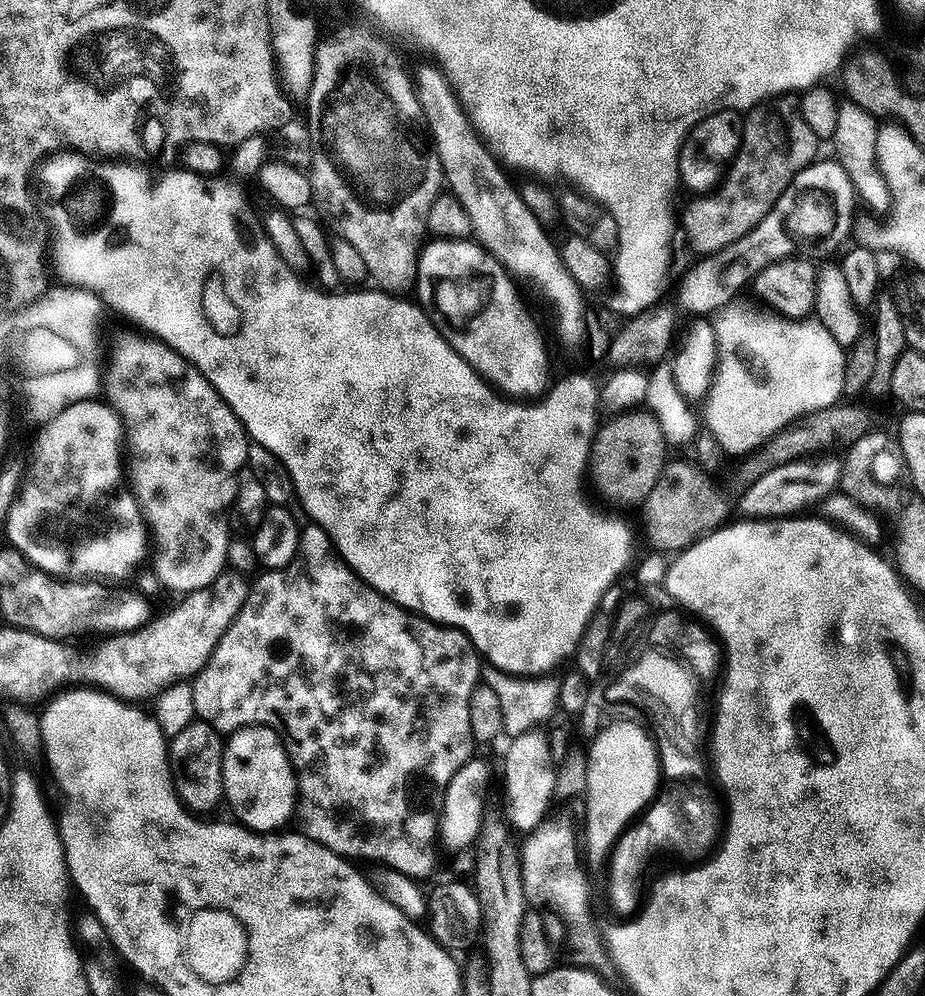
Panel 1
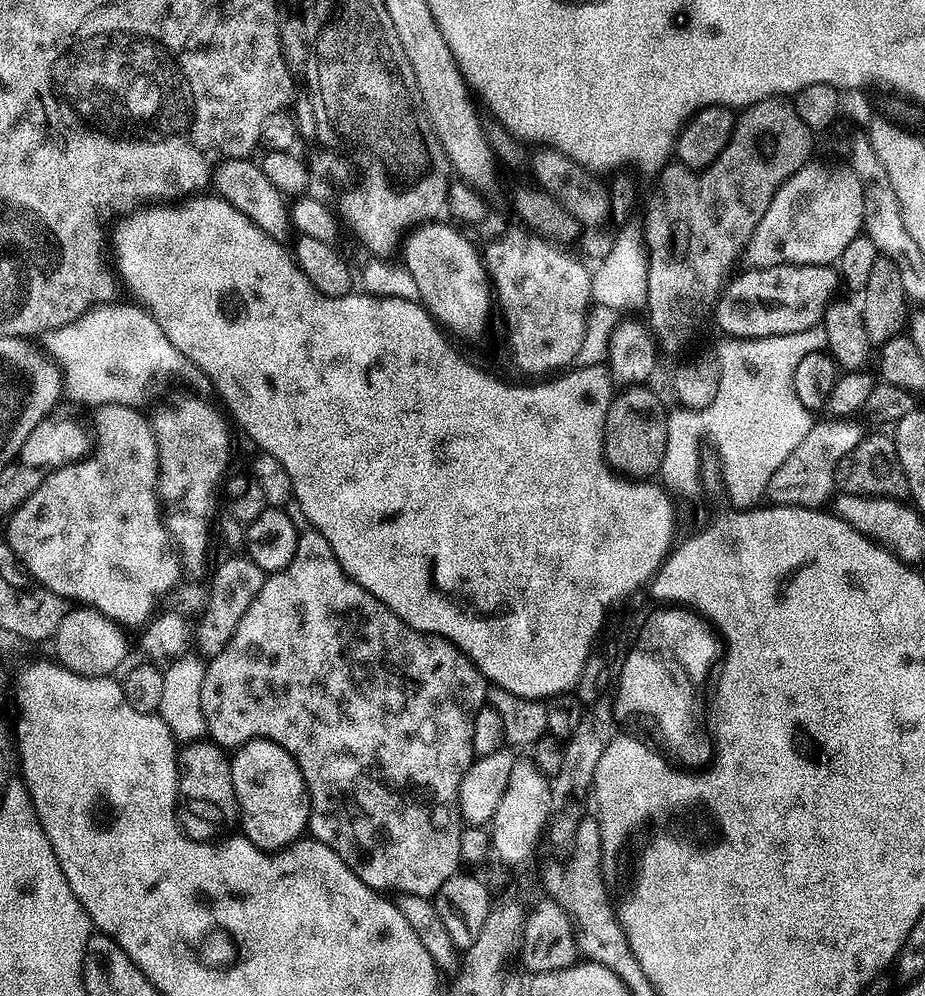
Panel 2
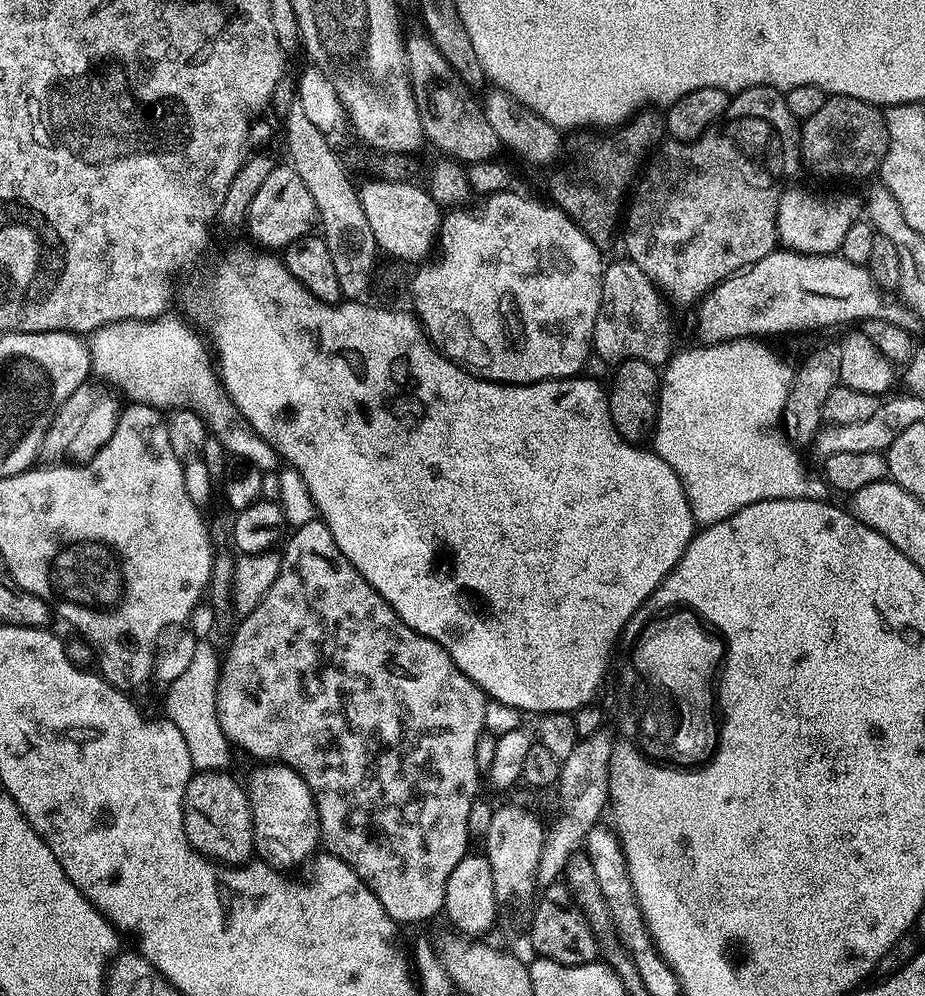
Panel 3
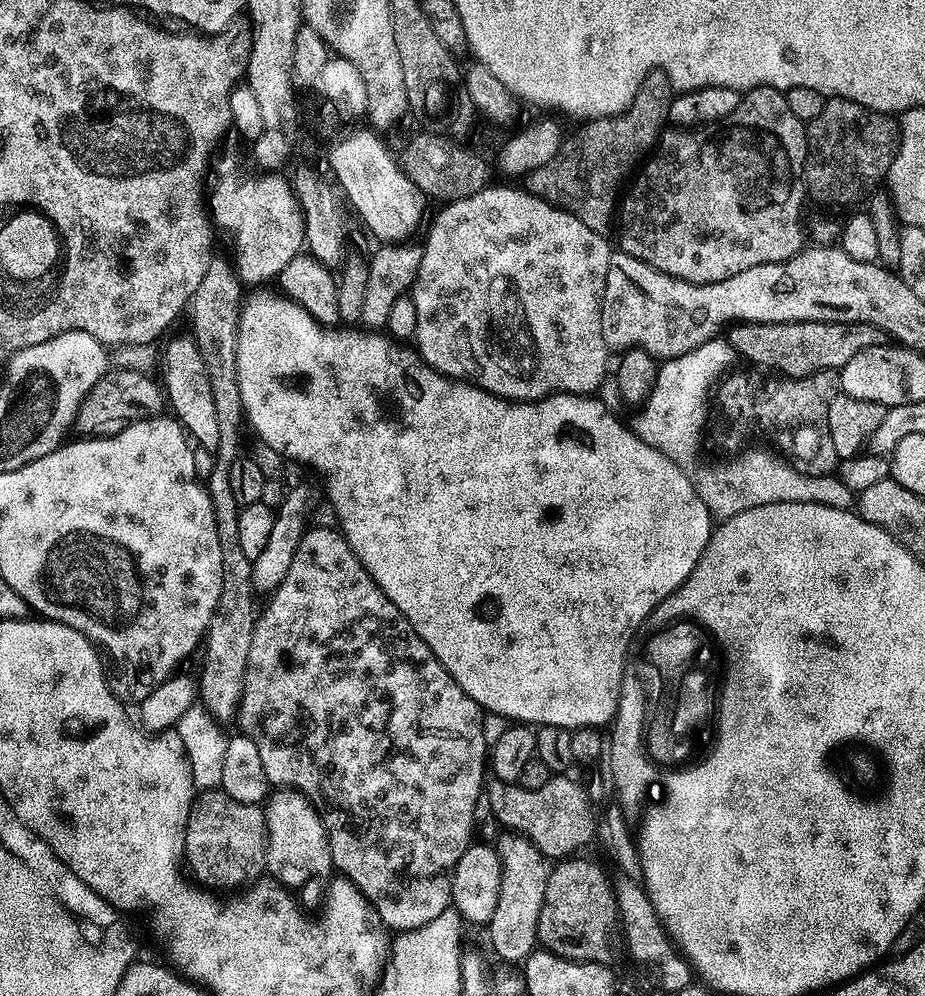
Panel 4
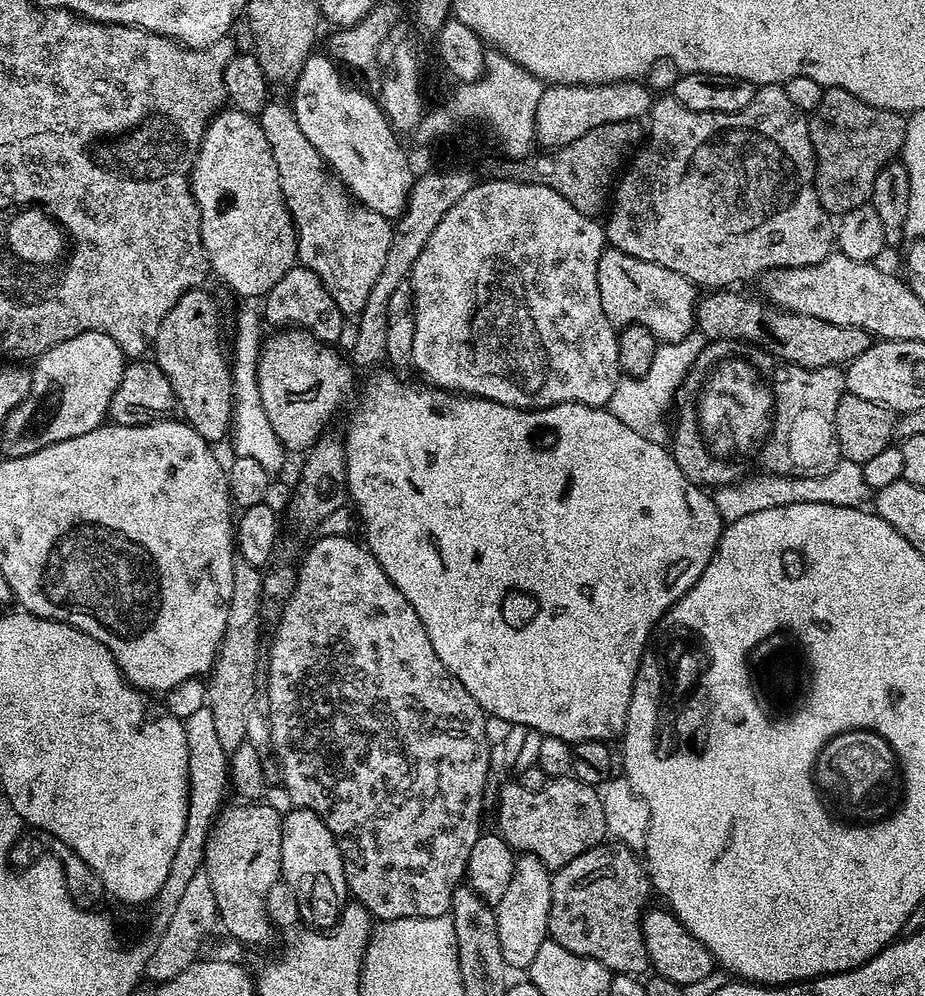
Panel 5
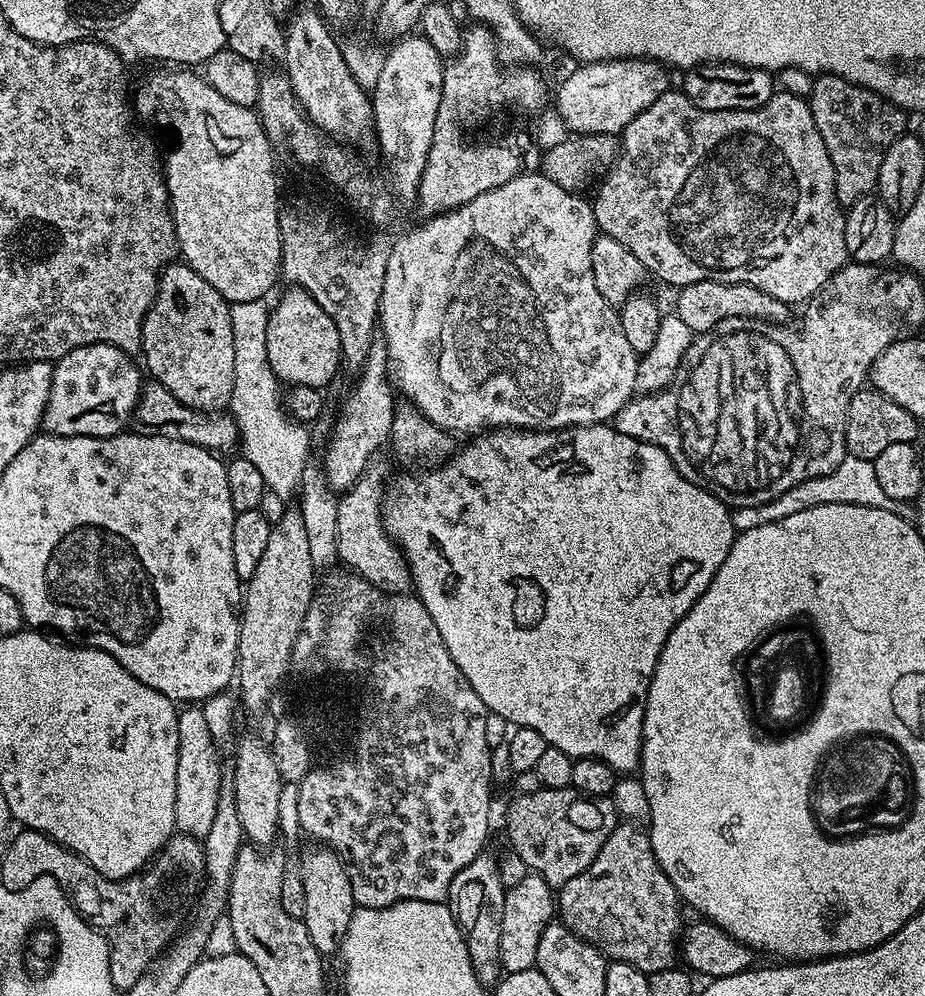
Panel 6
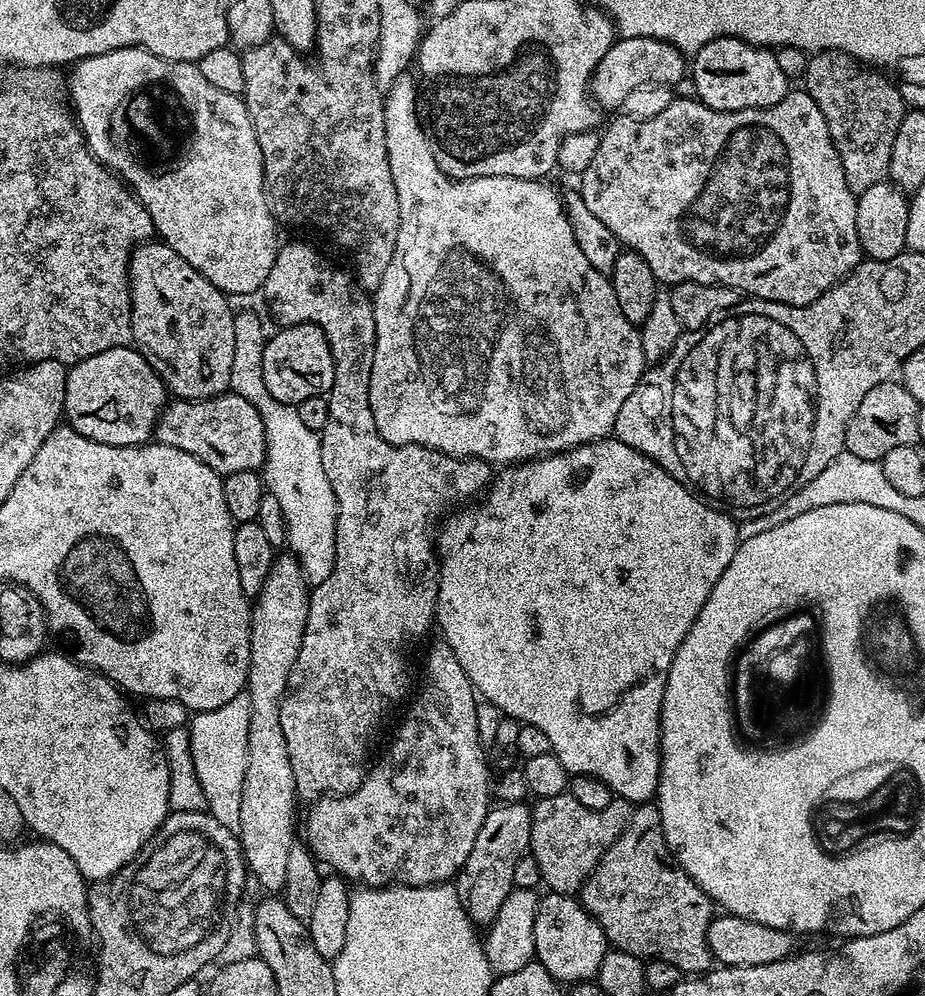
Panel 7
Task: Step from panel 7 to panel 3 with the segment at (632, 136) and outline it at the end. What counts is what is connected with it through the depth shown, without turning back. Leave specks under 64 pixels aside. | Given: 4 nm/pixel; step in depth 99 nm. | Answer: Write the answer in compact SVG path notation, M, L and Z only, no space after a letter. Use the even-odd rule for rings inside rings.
M747 88L744 92L737 92L729 99L728 109L723 120L715 128L703 136L700 140L695 140L693 144L684 144L680 140L671 138L665 139L663 143L655 149L654 155L647 161L638 183L635 185L634 194L636 197L631 200L626 208L626 219L622 224L622 240L624 236L624 248L627 259L650 278L650 282L669 301L676 304L699 305L708 293L712 292L723 280L738 272L743 272L752 264L757 264L762 258L766 258L770 253L777 251L778 241L776 238L776 215L778 214L778 202L780 195L784 193L788 180L796 171L801 171L802 161L800 158L800 124L796 116L790 114L790 106L786 106L786 95L778 88Z

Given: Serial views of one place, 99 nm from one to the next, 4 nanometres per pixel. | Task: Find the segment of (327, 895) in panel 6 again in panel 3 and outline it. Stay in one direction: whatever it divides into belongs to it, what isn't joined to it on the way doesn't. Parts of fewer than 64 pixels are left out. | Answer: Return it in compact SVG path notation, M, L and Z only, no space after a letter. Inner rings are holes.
M264 762L252 772L252 777L246 780L248 793L248 805L252 811L252 835L254 837L254 852L263 863L277 870L292 870L304 859L317 851L320 839L320 819L316 813L316 805L312 802L312 792L306 786L306 782L292 768L279 762Z

